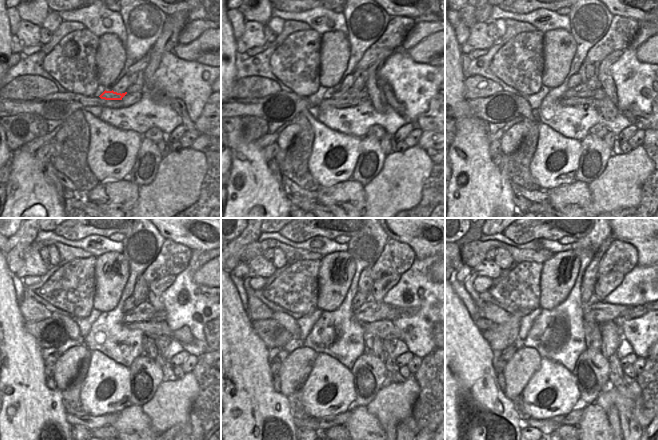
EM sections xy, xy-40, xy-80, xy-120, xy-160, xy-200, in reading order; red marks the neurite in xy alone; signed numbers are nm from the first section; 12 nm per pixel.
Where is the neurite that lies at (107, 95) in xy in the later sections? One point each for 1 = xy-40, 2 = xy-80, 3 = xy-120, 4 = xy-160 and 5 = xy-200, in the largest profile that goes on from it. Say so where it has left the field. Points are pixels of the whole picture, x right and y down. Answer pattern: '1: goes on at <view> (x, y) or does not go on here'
1: goes on at xy-40 (351, 93)
2: goes on at xy-80 (588, 89)
3: goes on at xy-120 (144, 311)
4: goes on at xy-160 (369, 311)
5: goes on at xy-200 (600, 311)

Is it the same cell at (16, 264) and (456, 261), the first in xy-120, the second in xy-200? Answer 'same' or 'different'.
different

